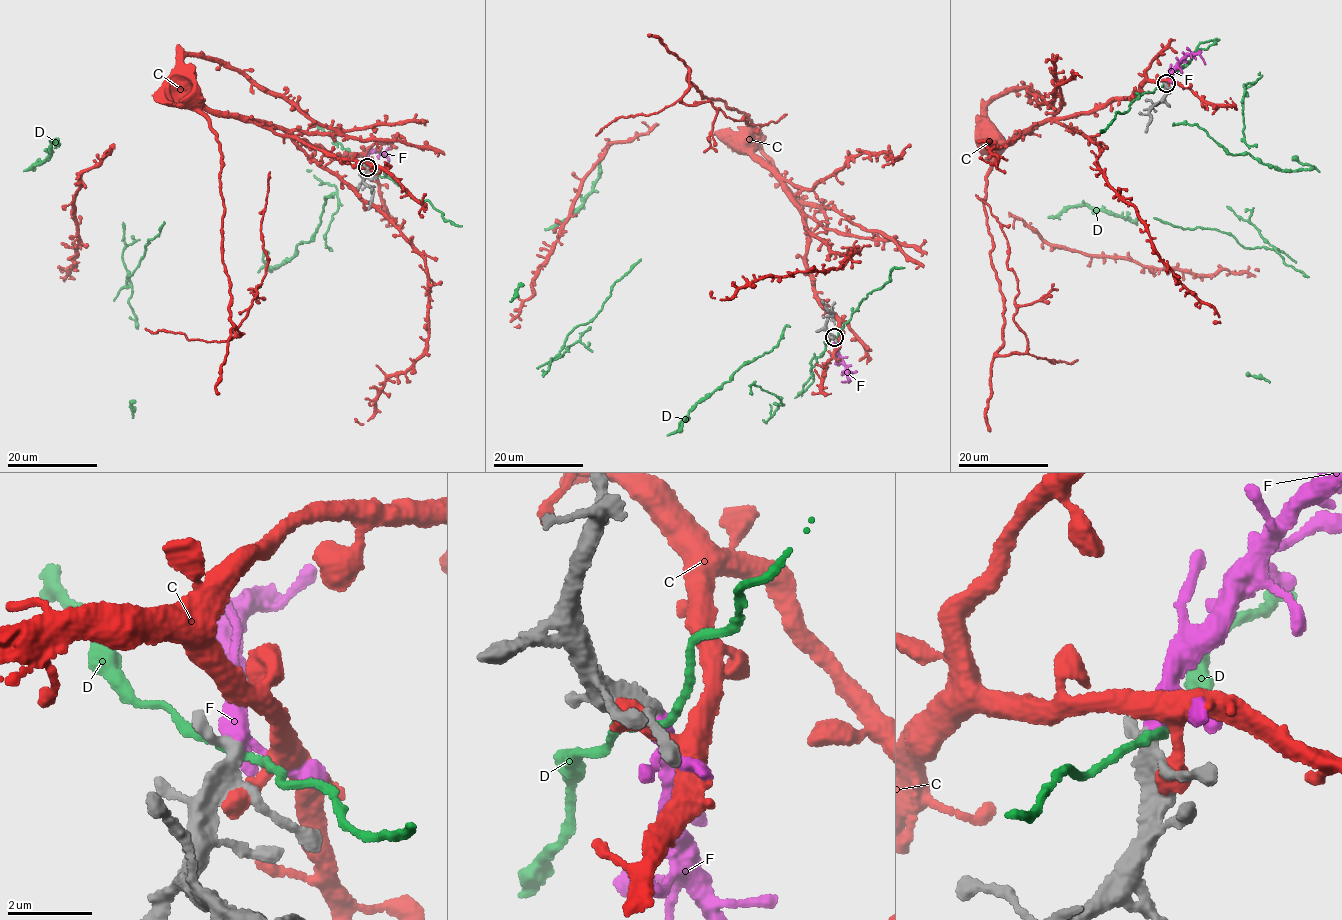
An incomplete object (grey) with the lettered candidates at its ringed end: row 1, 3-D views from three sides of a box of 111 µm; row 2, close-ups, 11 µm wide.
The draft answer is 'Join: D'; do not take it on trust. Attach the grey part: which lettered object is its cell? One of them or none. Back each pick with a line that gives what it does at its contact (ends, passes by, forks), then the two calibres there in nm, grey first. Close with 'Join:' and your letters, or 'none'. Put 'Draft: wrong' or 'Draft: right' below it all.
F: it forks | 240/280 nm
Join: F
Draft: wrong

